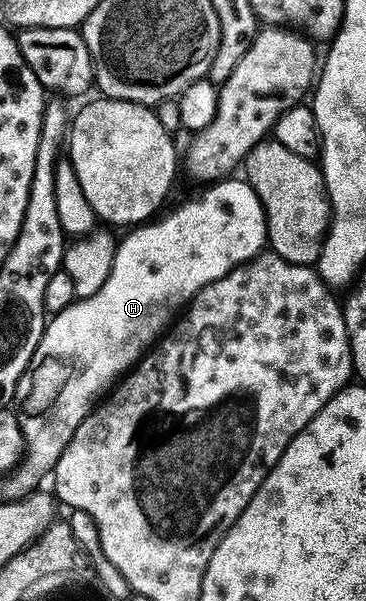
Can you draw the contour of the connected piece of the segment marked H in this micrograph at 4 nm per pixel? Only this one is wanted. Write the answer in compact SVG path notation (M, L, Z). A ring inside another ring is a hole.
M234 178L211 182L203 195L188 200L163 219L155 218L135 226L131 230L134 232L117 244L108 281L100 285L97 293L70 303L50 319L51 323L49 320L45 324L38 344L42 351L58 351L58 395L62 395L62 399L58 399L58 431L62 431L62 435L71 431L70 427L76 430L82 424L103 392L137 364L147 348L167 330L176 312L185 308L195 293L224 277L234 267L249 262L267 246L266 214L262 212L262 202L249 183Z

